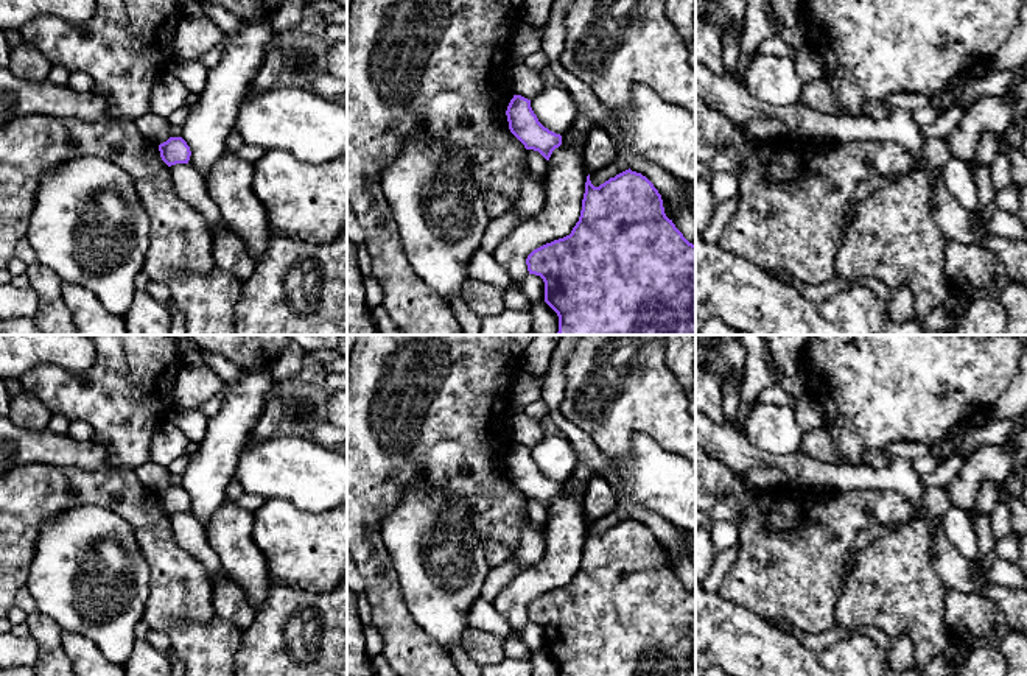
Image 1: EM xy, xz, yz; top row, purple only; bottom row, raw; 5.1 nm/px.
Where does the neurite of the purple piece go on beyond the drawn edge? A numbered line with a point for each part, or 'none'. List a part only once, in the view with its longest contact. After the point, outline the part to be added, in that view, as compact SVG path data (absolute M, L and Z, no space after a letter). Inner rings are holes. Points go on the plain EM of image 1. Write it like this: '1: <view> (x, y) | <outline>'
none

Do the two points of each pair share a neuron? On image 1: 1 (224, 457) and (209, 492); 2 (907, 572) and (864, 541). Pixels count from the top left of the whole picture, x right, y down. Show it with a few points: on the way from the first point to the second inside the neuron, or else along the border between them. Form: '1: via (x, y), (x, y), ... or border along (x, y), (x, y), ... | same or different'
1: via (215, 466), (209, 472), (209, 483) | same
2: border along (900, 525), (873, 541), (848, 573) | different

